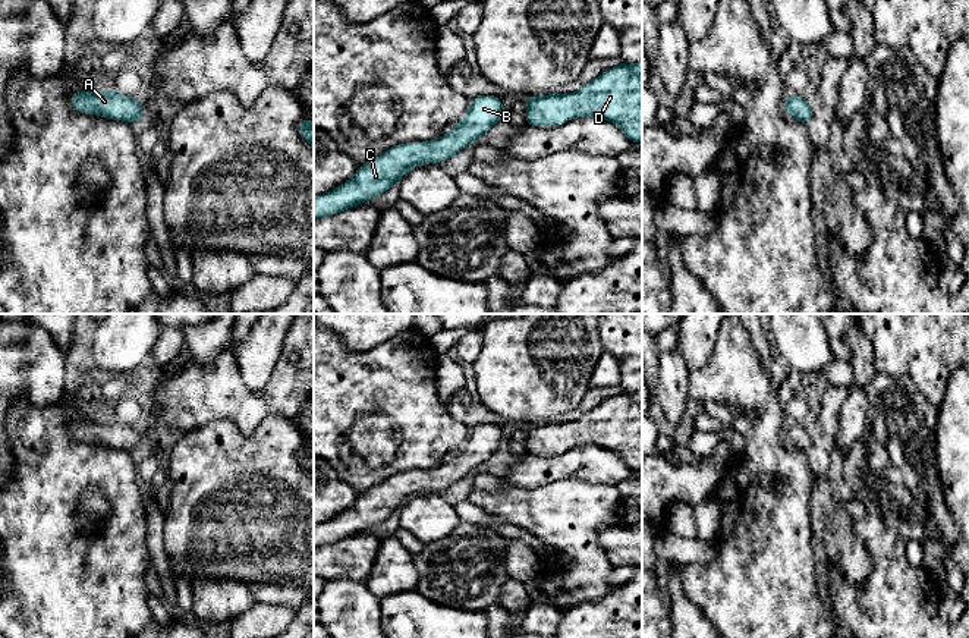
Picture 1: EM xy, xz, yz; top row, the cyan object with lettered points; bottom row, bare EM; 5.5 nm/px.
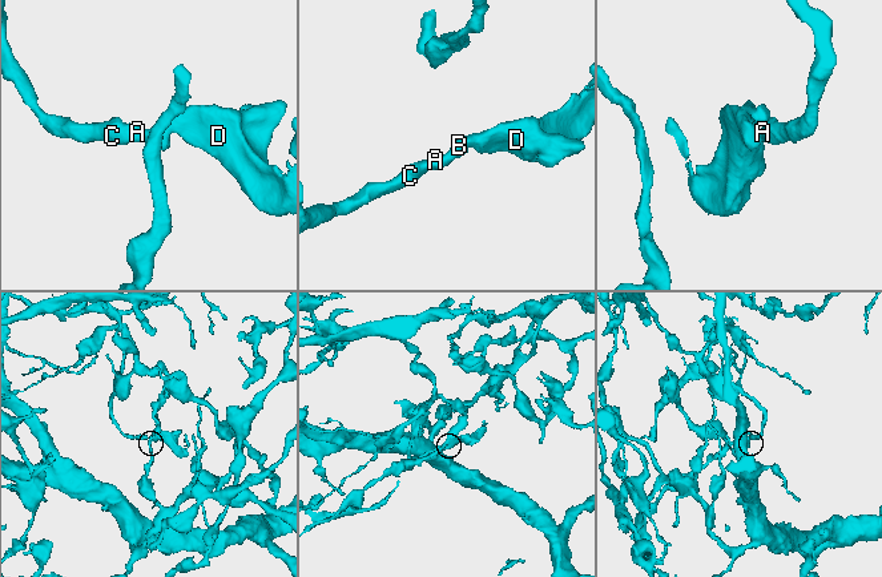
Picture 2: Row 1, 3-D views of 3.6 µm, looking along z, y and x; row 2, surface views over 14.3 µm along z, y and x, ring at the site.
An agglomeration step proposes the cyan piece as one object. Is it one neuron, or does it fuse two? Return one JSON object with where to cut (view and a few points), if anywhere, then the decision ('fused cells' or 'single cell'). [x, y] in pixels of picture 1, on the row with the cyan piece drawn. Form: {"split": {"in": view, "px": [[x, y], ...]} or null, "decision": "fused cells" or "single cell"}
{"split": null, "decision": "single cell"}

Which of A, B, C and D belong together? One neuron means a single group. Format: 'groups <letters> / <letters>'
groups A B C D

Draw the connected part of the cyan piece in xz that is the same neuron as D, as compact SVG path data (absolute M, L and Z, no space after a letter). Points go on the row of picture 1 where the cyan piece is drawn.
M642 60L636 65L622 63L605 70L576 92L526 97L526 122L529 126L554 126L573 117L601 117L617 125L632 142L642 141Z

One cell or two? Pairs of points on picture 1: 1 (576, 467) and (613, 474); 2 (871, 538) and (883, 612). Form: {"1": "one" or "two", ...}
{"1": "one", "2": "one"}

